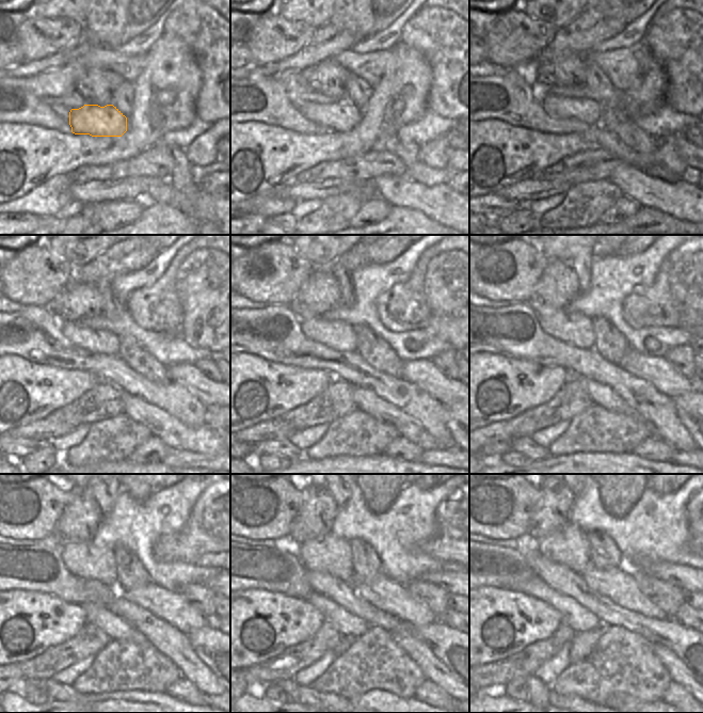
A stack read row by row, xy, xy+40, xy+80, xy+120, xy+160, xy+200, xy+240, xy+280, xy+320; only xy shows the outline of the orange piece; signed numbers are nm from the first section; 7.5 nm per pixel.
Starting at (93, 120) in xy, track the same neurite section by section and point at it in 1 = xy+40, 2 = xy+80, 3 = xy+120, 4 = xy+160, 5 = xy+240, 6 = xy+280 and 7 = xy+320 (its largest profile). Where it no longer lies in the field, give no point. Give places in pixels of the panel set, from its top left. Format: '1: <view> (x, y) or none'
1: xy+40 (341, 116)
2: xy+80 (587, 110)
3: xy+120 (96, 341)
4: xy+160 (339, 335)
5: xy+240 (84, 559)
6: xy+280 (330, 554)
7: xy+320 (569, 545)

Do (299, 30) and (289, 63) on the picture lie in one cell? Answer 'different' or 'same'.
different

